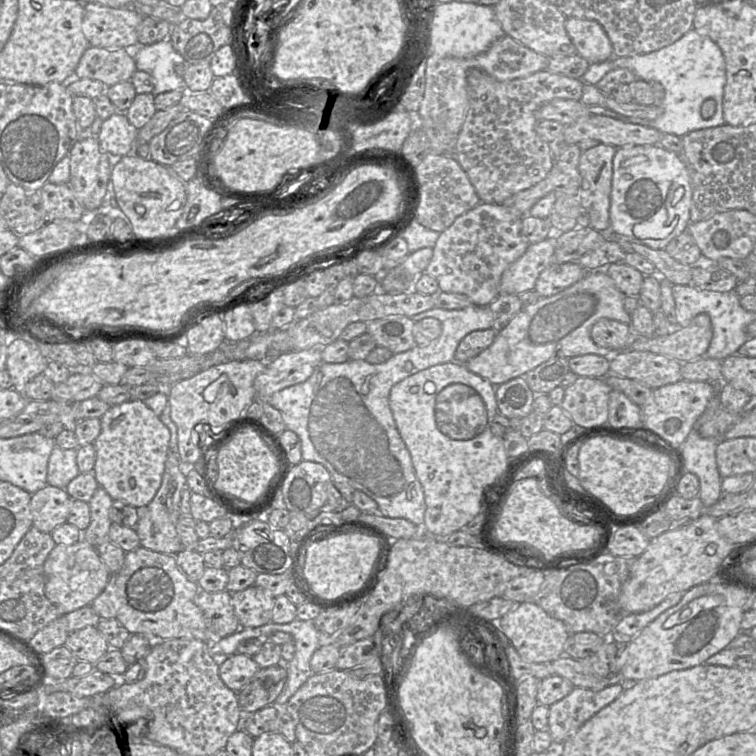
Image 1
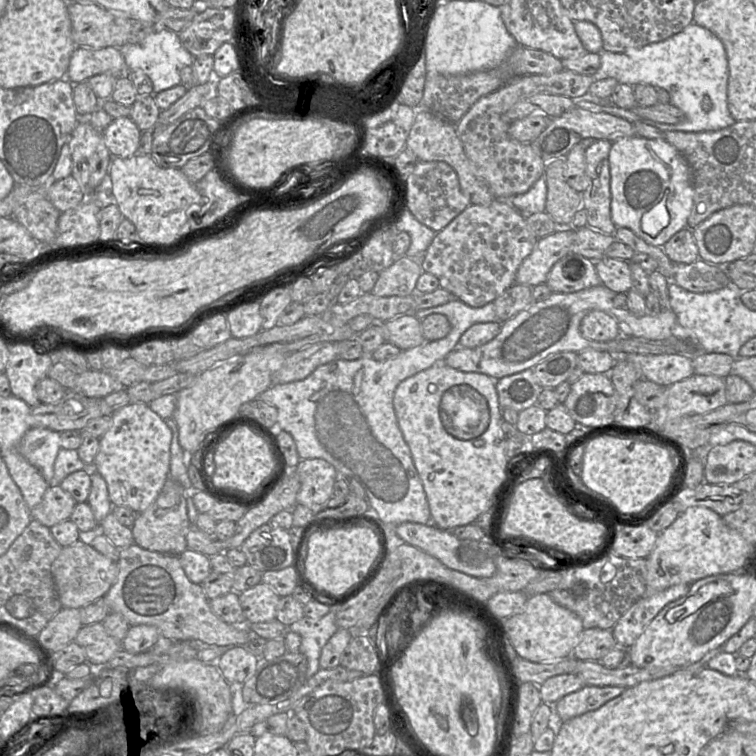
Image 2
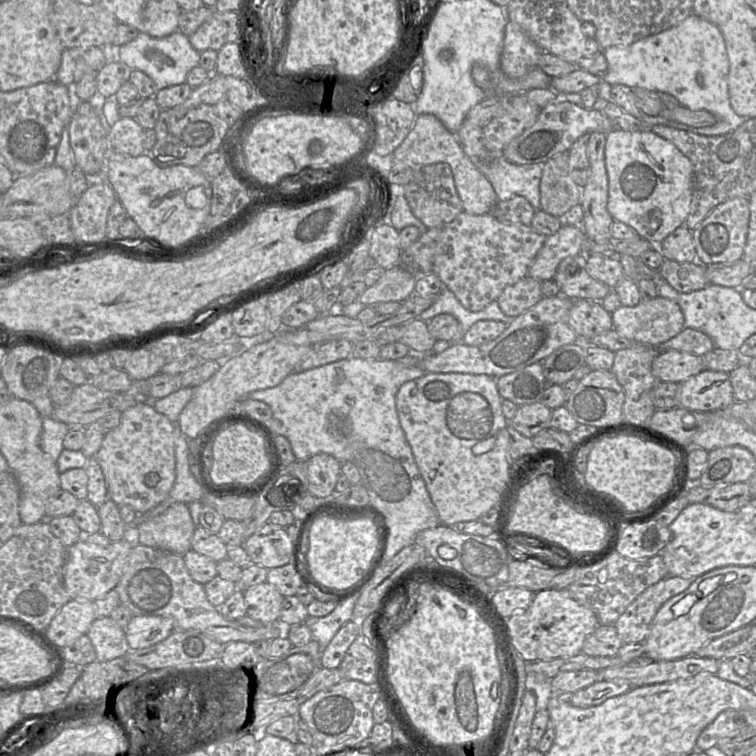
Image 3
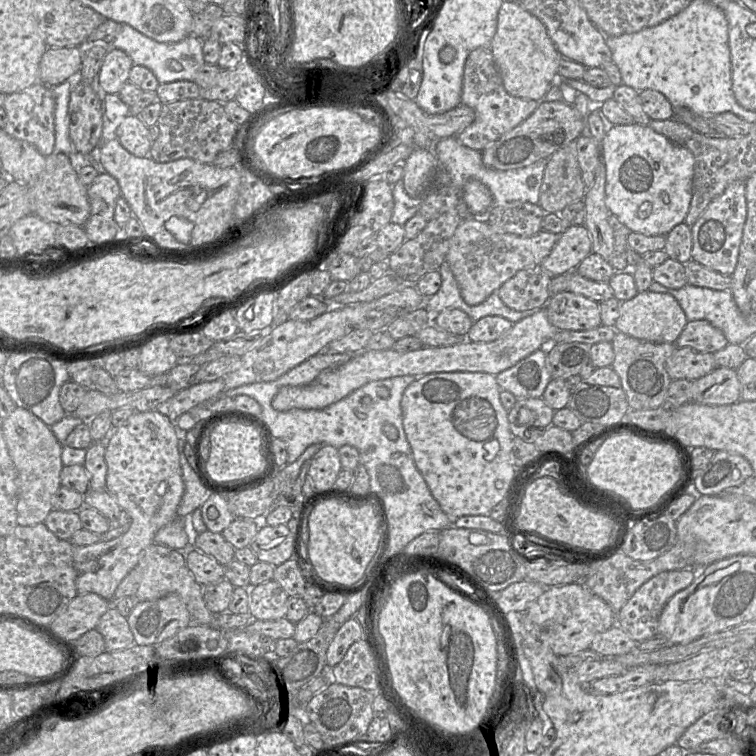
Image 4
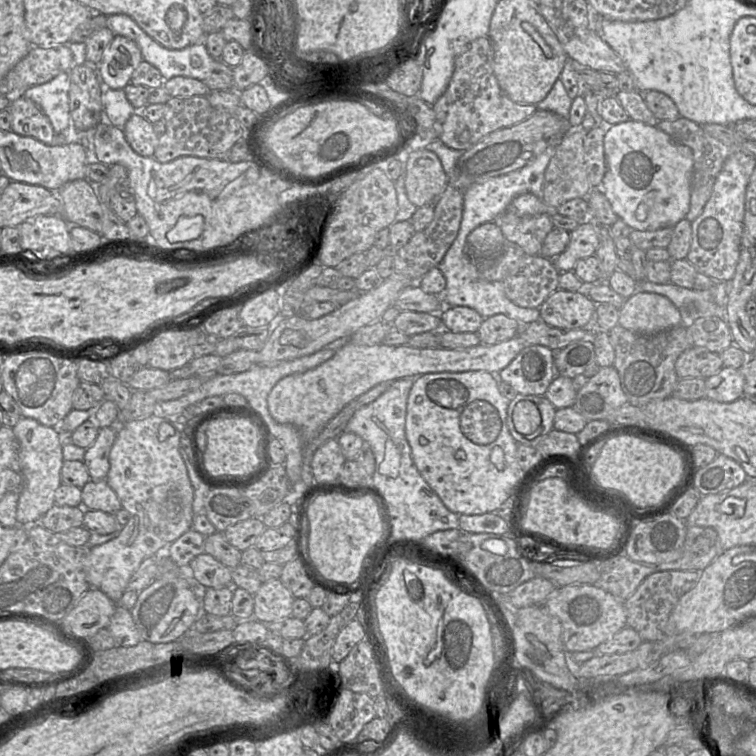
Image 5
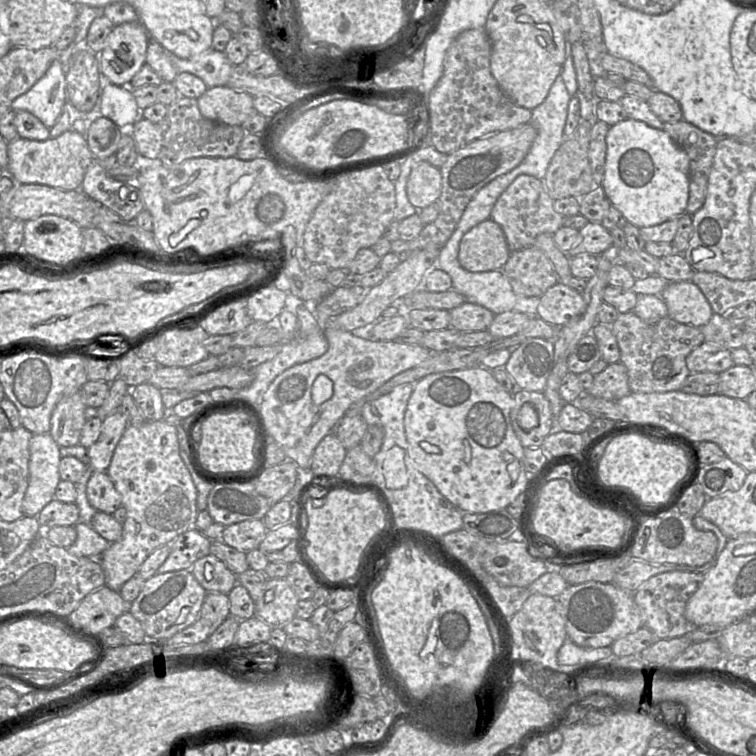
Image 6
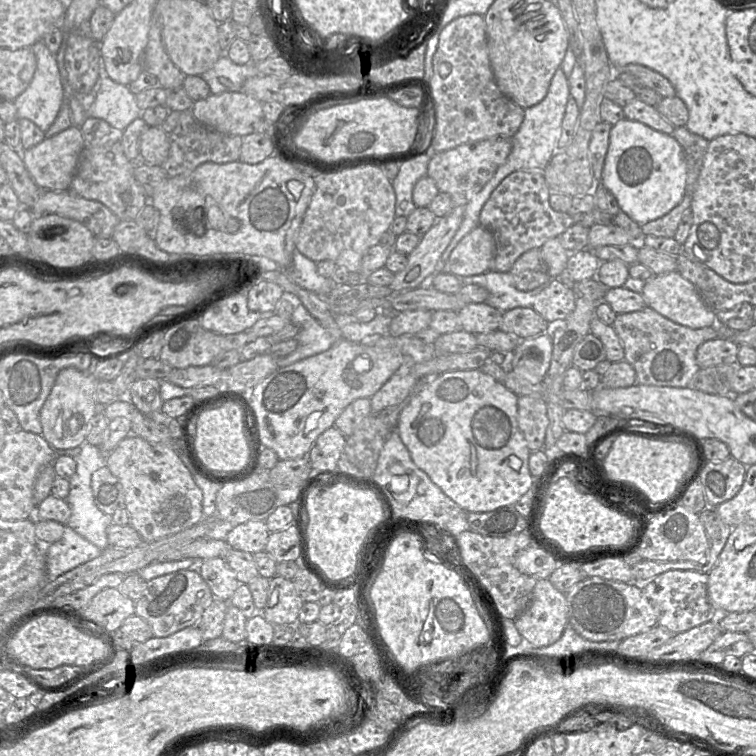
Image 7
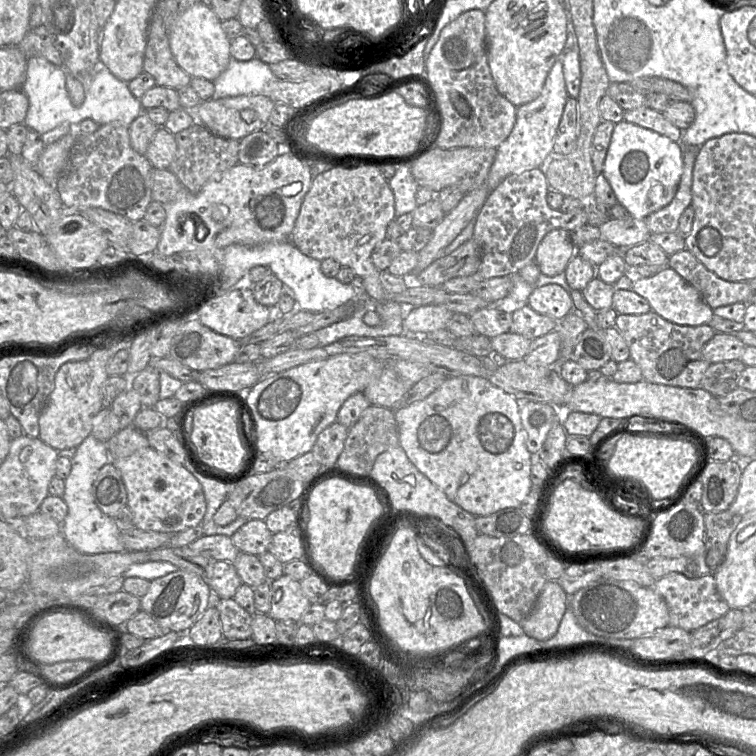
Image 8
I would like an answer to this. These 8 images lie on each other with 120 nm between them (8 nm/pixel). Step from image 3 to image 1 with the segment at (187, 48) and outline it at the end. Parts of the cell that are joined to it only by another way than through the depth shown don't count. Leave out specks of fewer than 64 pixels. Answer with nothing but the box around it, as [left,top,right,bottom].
[131,39,185,96]

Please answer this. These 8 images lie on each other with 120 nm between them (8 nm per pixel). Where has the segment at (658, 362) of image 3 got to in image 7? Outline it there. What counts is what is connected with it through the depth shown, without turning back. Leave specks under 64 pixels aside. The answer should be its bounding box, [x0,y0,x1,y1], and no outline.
[697,337,739,369]

